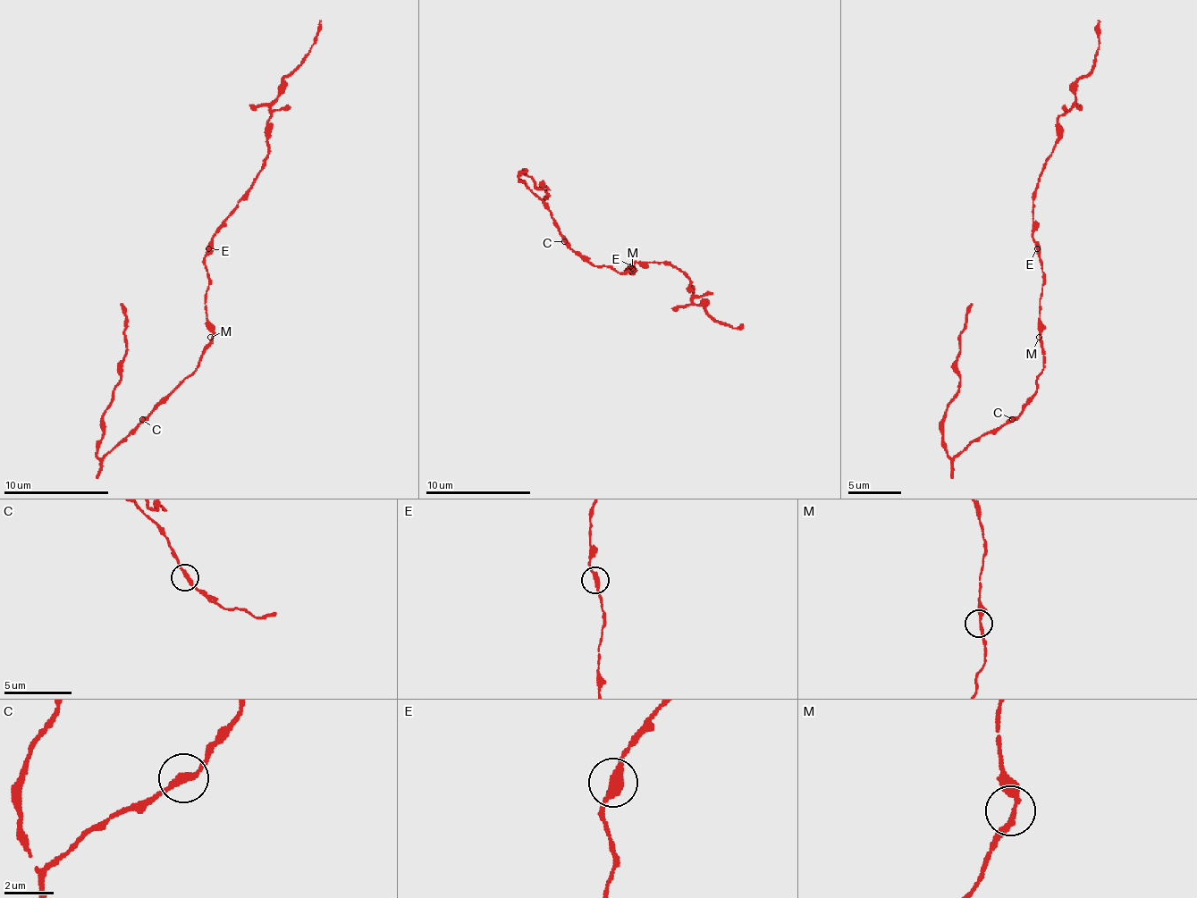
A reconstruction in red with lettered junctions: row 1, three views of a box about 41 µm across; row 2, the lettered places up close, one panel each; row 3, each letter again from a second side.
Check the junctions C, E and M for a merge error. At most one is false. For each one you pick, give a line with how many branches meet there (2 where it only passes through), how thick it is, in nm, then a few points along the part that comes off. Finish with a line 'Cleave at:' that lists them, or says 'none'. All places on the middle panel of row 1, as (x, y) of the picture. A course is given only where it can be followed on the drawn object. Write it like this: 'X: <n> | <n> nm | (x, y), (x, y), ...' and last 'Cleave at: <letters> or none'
Cleave at: none

